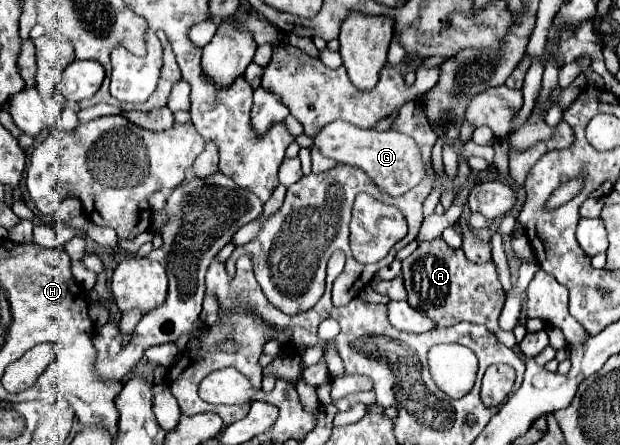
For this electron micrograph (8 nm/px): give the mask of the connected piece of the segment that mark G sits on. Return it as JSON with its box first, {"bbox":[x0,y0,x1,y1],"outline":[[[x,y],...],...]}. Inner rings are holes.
{"bbox":[312,121,426,197],"outline":[[[332,121],[312,137],[312,143],[314,147],[318,147],[318,151],[324,157],[364,169],[372,177],[372,181],[376,181],[376,185],[392,197],[410,191],[414,185],[420,183],[420,179],[426,173],[420,159],[420,149],[410,137],[402,133],[392,133],[392,131],[380,133],[374,129],[358,129],[346,121]]]}

